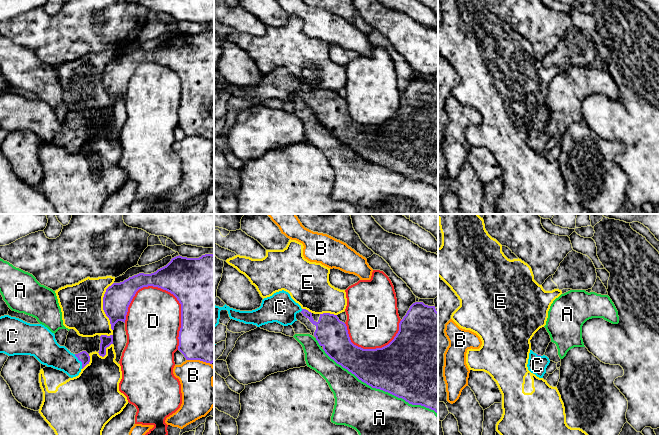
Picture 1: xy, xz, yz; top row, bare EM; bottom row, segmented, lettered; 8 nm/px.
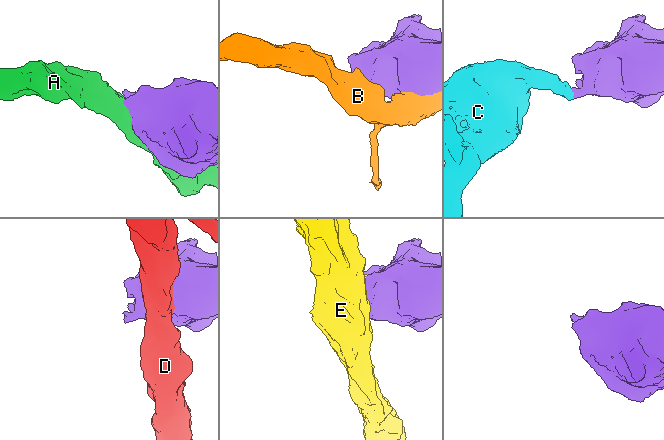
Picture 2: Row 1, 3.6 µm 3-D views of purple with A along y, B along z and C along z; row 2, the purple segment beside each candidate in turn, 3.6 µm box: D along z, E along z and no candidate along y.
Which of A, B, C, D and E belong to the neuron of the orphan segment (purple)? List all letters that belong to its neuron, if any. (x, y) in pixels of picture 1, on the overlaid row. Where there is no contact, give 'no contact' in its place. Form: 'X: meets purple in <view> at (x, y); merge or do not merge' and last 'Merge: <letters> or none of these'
A: meets purple in xz at (380, 389); do not merge
B: meets purple in xy at (199, 359); do not merge
C: meets purple in xy at (80, 360); merge
D: meets purple in xy at (181, 305); do not merge
E: meets purple in xy at (103, 306); do not merge
Merge: C

